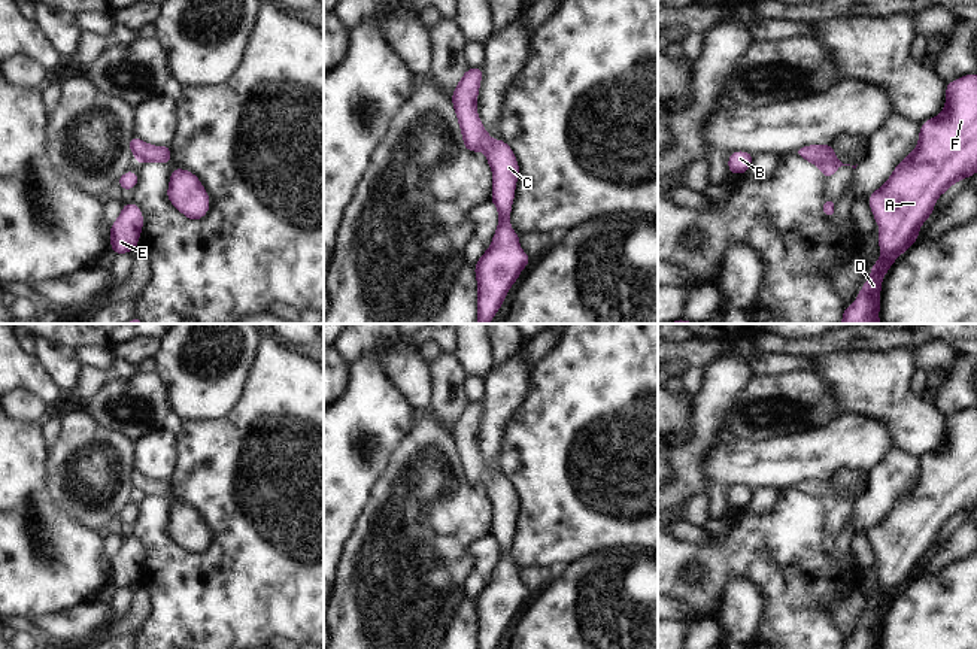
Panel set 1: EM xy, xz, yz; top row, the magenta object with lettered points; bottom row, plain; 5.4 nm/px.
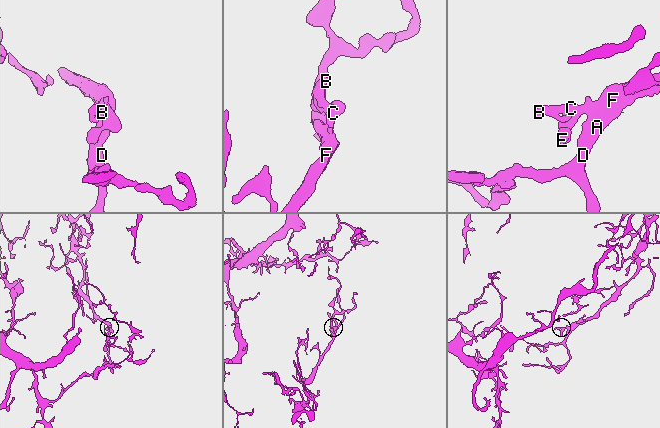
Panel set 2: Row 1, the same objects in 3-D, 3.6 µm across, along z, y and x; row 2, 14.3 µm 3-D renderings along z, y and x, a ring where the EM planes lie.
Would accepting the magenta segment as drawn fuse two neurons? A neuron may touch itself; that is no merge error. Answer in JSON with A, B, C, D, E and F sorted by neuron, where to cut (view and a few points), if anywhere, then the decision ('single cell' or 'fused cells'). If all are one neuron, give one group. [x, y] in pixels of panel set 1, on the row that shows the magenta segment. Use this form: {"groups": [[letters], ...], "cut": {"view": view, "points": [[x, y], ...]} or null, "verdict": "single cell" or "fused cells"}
{"groups": [["A", "B", "C", "D", "E", "F"]], "cut": null, "verdict": "single cell"}

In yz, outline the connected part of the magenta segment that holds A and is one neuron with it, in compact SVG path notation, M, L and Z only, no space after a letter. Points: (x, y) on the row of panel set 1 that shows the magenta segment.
M977 73L946 84L946 104L940 115L920 125L916 148L893 169L889 179L868 197L870 209L879 224L876 236L880 258L856 300L844 307L840 324L880 324L882 282L895 260L917 242L922 224L932 215L935 201L958 181L977 173Z

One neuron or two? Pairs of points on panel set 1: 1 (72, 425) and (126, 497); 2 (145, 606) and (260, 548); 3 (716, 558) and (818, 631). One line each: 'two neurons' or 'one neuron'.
1: one neuron
2: two neurons
3: one neuron

